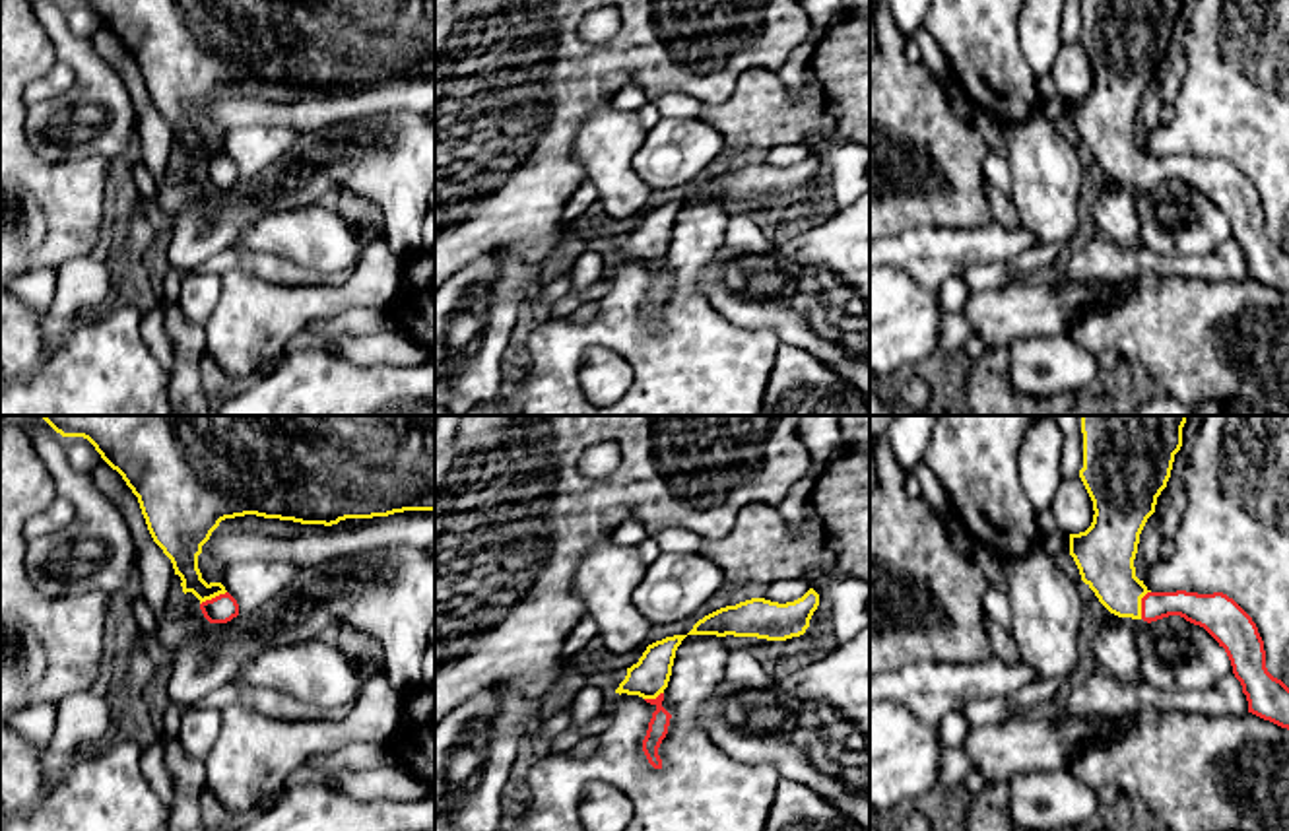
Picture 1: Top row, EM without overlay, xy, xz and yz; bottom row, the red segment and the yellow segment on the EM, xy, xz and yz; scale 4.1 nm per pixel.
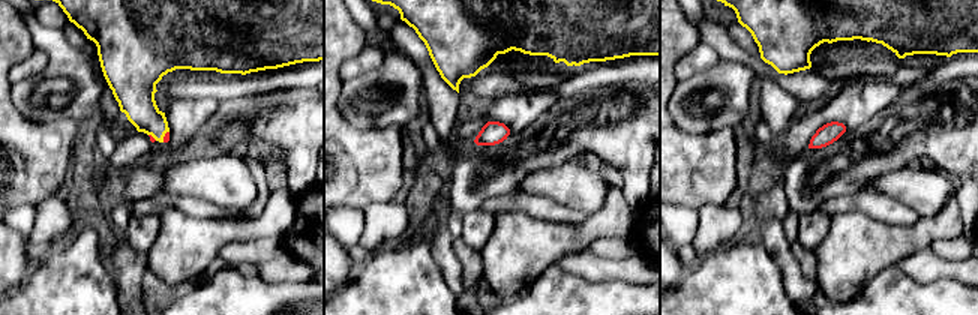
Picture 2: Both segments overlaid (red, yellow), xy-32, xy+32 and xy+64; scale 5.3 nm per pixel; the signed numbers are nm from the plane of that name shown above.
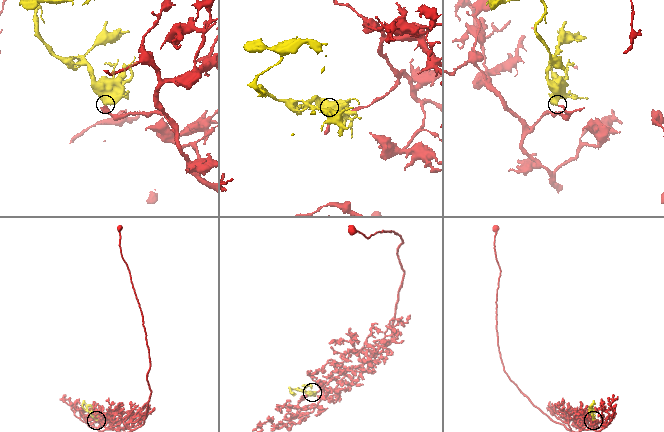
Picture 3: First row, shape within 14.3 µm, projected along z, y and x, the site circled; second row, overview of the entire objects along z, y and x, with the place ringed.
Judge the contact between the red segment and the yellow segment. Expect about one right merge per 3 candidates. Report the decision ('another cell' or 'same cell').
same cell

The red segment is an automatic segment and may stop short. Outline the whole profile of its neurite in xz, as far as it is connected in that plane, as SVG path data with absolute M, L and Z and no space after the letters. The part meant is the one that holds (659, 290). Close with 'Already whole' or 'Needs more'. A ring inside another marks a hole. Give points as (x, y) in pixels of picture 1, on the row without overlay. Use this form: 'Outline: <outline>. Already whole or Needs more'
Outline: M674 200L646 212L637 229L627 233L625 245L615 258L639 260L656 276L648 287L643 305L643 316L654 334L662 334L658 313L668 299L672 280L662 272L664 254L668 252L676 216L687 200Z. Needs more

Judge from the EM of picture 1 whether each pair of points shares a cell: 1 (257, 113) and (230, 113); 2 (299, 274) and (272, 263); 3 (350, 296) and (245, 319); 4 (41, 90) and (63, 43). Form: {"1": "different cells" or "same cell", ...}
{"1": "same cell", "2": "same cell", "3": "same cell", "4": "different cells"}

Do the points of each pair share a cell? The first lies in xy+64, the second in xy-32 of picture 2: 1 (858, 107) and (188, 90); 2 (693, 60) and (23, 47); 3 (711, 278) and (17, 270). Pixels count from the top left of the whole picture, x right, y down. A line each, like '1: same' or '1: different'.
1: different
2: different
3: different

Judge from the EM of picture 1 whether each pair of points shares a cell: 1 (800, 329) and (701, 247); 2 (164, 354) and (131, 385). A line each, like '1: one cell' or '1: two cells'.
1: two cells
2: two cells

